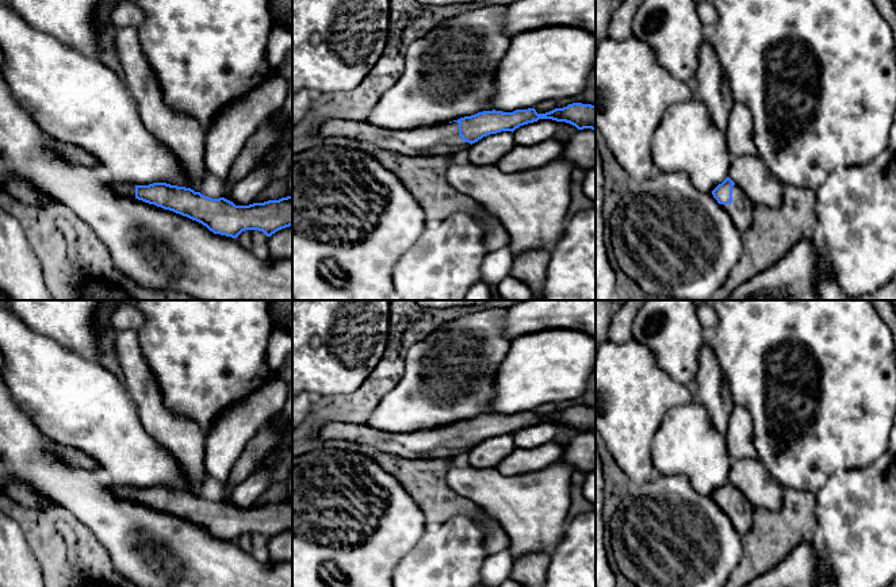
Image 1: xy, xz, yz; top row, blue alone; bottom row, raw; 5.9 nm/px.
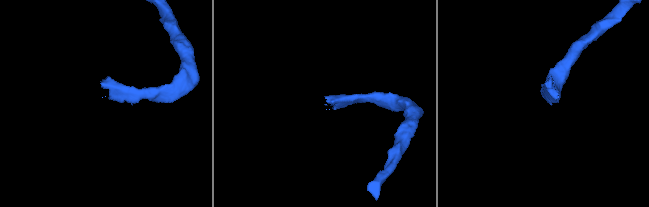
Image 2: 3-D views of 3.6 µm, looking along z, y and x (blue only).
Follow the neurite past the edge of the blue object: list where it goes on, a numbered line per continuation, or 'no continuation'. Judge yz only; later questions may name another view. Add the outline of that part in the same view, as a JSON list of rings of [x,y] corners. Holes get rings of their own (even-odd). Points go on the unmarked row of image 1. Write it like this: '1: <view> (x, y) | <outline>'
1: yz (741, 513) | [[[736,487],[732,490],[732,506],[721,507],[721,510],[728,515],[740,536],[751,529],[755,509]]]

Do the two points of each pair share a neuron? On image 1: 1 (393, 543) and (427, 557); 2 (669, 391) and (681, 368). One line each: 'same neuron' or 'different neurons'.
1: different neurons
2: different neurons

